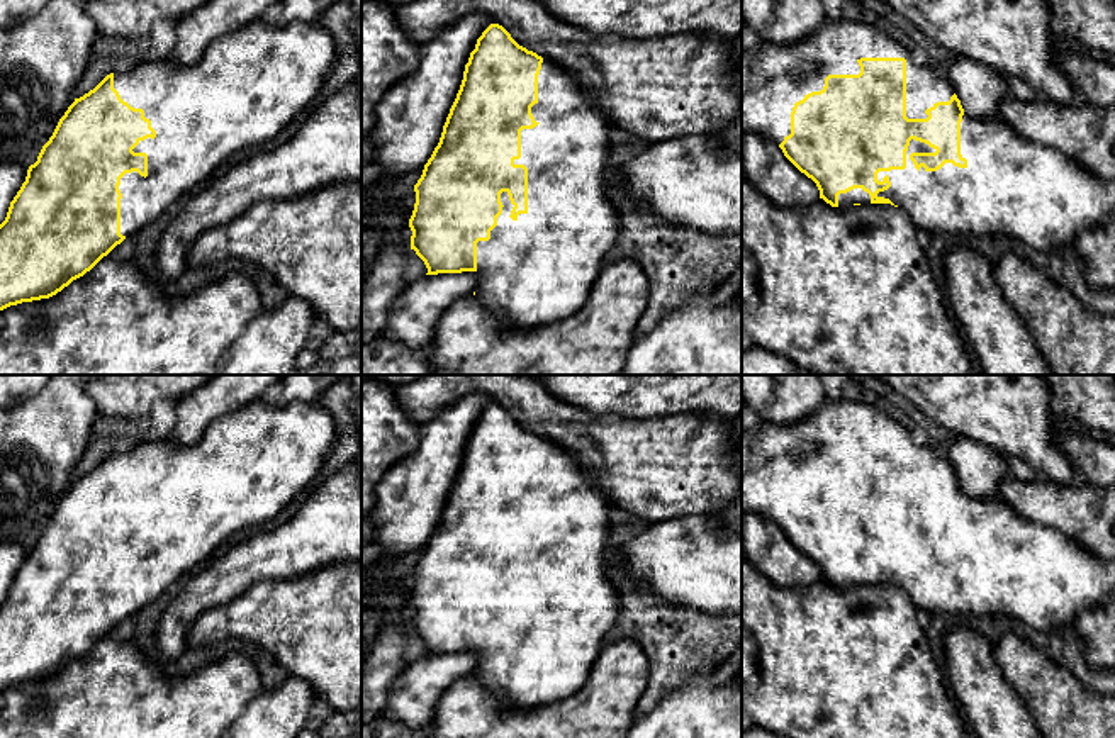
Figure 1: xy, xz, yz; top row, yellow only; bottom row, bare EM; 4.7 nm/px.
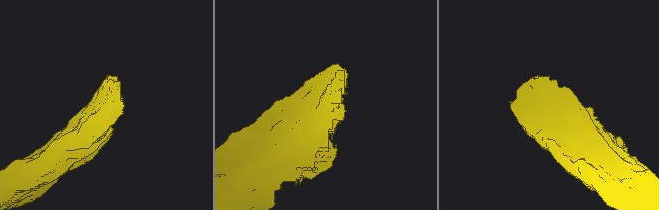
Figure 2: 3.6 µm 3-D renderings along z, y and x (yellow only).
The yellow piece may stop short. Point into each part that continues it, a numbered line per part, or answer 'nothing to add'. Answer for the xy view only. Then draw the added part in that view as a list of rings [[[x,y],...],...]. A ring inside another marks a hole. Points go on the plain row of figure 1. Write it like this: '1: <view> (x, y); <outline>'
1: xy (252, 464); [[[255,399],[239,411],[216,421],[193,444],[175,444],[166,439],[143,441],[129,451],[114,453],[114,468],[134,489],[143,489],[156,517],[139,521],[134,533],[148,534],[148,556],[137,551],[120,558],[120,614],[132,616],[156,601],[183,575],[210,562],[214,551],[229,538],[272,526],[282,511],[316,478],[334,446],[336,424],[319,402],[266,404]]]

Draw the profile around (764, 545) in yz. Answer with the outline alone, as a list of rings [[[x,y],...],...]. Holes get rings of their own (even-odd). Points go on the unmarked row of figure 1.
[[[742,514],[742,555],[777,587],[810,585],[820,579],[816,563],[784,536],[779,524],[757,514]]]

